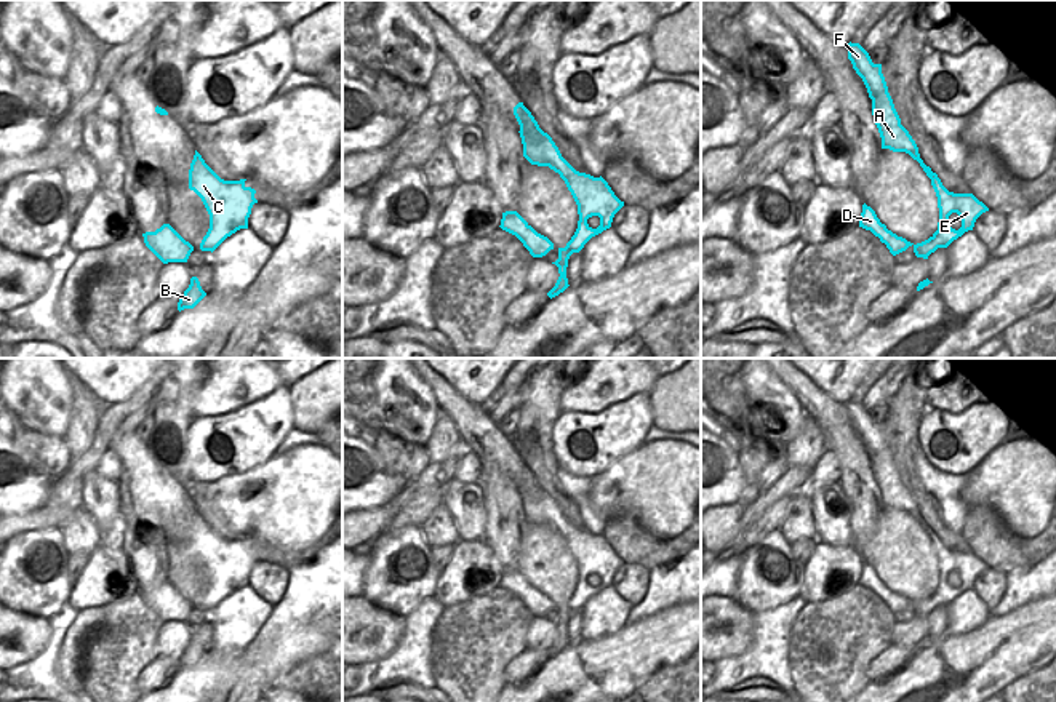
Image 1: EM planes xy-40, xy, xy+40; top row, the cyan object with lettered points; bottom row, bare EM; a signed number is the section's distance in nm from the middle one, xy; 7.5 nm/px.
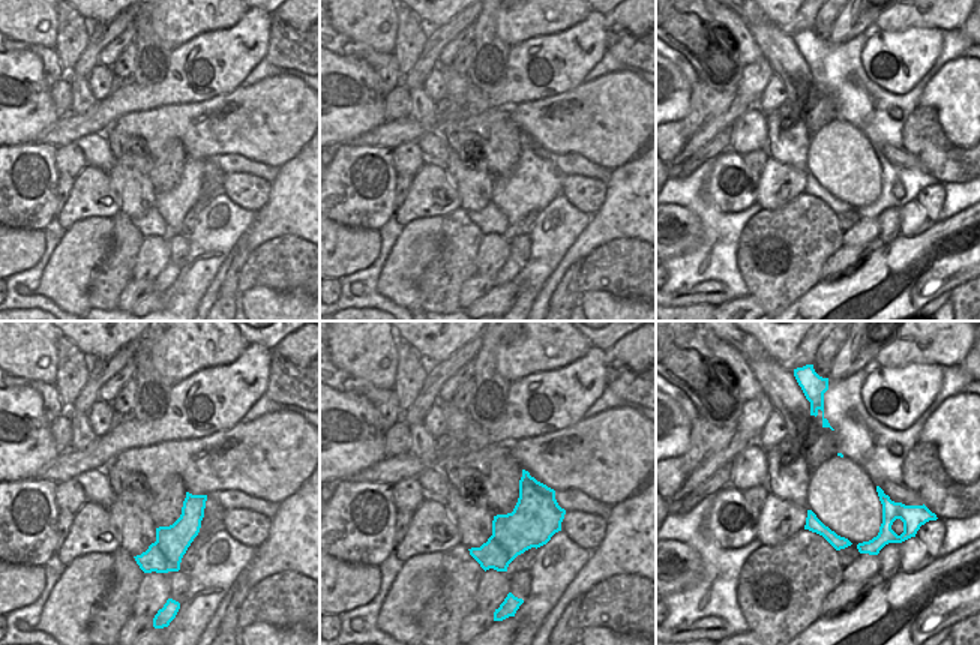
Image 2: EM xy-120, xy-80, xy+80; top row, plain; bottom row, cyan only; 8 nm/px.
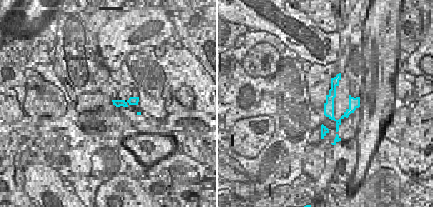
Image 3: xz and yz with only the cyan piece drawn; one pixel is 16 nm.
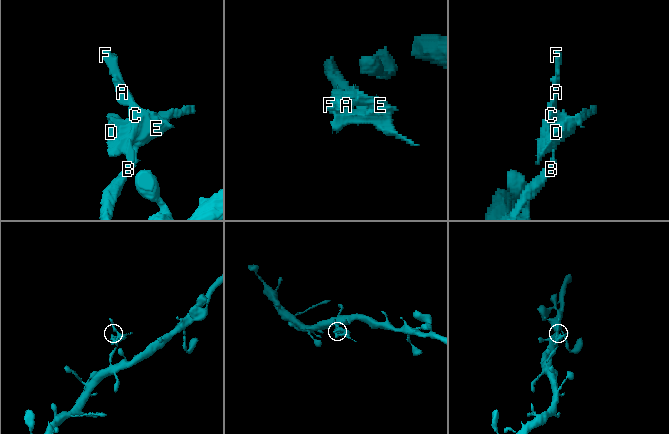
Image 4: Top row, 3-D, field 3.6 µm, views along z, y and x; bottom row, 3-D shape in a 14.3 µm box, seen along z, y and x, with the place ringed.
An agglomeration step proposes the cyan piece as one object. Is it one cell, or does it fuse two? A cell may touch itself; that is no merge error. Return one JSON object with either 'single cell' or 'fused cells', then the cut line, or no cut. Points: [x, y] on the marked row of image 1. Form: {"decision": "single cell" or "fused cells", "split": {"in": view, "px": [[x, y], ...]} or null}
{"decision": "fused cells", "split": {"in": "xy", "px": [[559, 266], [565, 267]]}}

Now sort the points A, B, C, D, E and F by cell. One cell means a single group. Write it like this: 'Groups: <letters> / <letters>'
Groups: A C D E F / B.

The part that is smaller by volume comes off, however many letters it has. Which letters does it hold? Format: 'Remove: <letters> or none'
Remove: A, C, D, E, F.

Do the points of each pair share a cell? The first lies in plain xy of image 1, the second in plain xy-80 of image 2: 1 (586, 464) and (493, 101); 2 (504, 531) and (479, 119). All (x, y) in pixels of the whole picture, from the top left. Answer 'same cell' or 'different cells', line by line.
1: same cell
2: different cells

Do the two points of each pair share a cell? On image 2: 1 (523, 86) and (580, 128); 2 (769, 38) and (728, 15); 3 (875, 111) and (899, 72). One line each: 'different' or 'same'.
1: different
2: different
3: different

